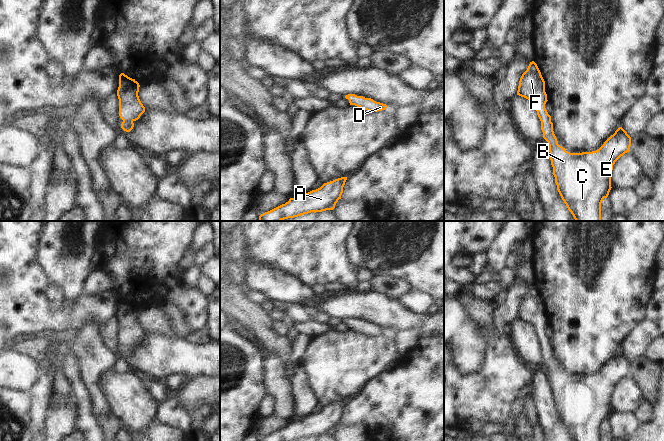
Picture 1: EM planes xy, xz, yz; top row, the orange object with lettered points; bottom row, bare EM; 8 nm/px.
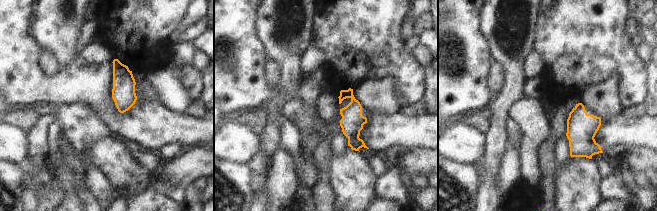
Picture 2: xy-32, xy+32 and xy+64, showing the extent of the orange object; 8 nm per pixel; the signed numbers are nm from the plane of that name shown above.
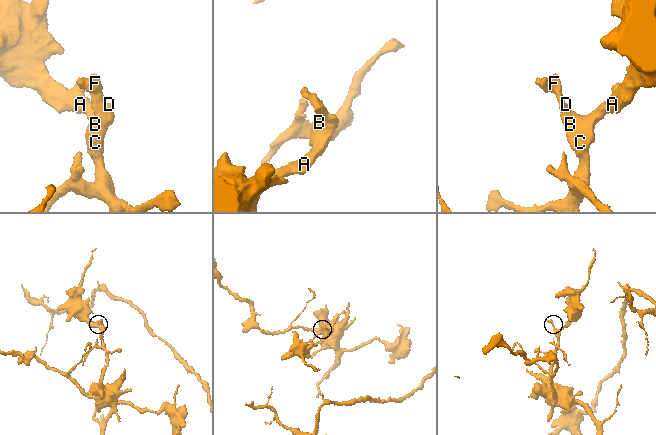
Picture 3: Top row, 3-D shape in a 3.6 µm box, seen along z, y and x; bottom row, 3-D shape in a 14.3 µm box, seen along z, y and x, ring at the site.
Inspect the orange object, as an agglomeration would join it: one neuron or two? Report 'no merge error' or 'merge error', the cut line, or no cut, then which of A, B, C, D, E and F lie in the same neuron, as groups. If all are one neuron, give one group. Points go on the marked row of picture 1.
no merge error; no cut; A B C D E F

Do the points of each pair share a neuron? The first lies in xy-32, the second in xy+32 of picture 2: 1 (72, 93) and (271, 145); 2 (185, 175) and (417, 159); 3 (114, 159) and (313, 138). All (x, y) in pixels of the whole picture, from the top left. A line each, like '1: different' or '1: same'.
1: different
2: same
3: different

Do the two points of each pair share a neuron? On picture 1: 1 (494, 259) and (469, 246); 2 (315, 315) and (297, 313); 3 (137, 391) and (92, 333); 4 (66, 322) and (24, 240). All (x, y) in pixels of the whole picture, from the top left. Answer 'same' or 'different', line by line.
1: different
2: same
3: different
4: same

